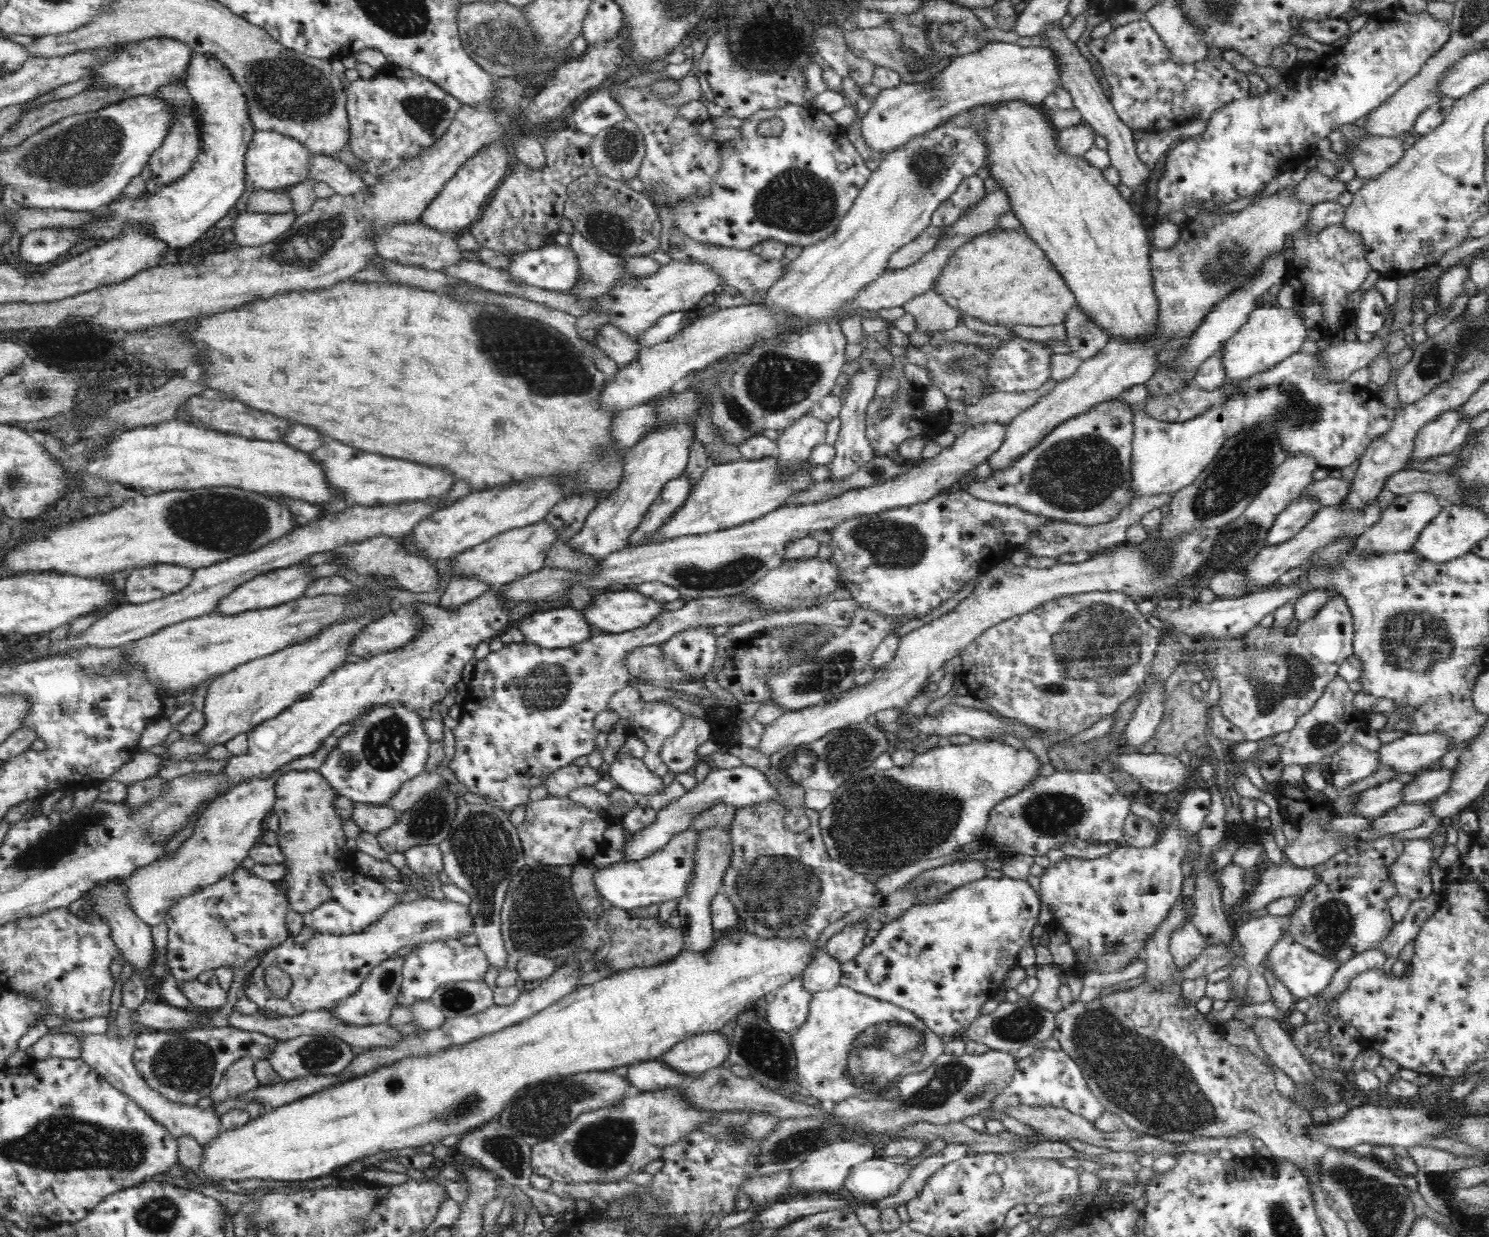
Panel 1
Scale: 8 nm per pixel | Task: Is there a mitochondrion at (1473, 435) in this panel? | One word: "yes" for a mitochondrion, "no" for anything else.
no

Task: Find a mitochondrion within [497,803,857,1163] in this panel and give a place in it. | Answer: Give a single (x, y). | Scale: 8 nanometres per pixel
(776, 894)

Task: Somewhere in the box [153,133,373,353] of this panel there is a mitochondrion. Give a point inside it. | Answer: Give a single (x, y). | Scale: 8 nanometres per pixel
(305, 247)

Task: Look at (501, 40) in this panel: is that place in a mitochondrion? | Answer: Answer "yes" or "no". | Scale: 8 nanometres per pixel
yes

